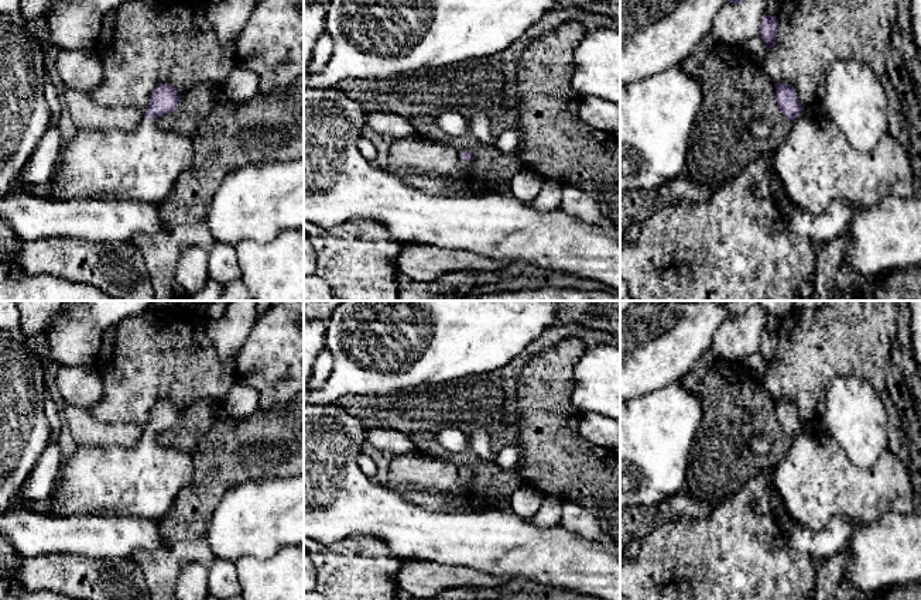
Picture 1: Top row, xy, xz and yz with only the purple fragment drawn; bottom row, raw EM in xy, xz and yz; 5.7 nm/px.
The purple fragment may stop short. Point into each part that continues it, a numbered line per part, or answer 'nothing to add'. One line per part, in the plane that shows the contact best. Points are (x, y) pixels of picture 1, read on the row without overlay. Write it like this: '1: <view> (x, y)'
1: xz (468, 499)

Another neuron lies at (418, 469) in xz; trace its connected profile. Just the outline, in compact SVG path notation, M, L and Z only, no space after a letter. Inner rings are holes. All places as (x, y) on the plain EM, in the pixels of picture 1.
M418 449L396 455L390 460L388 483L432 491L456 493L460 488L459 467L444 453L427 453Z

